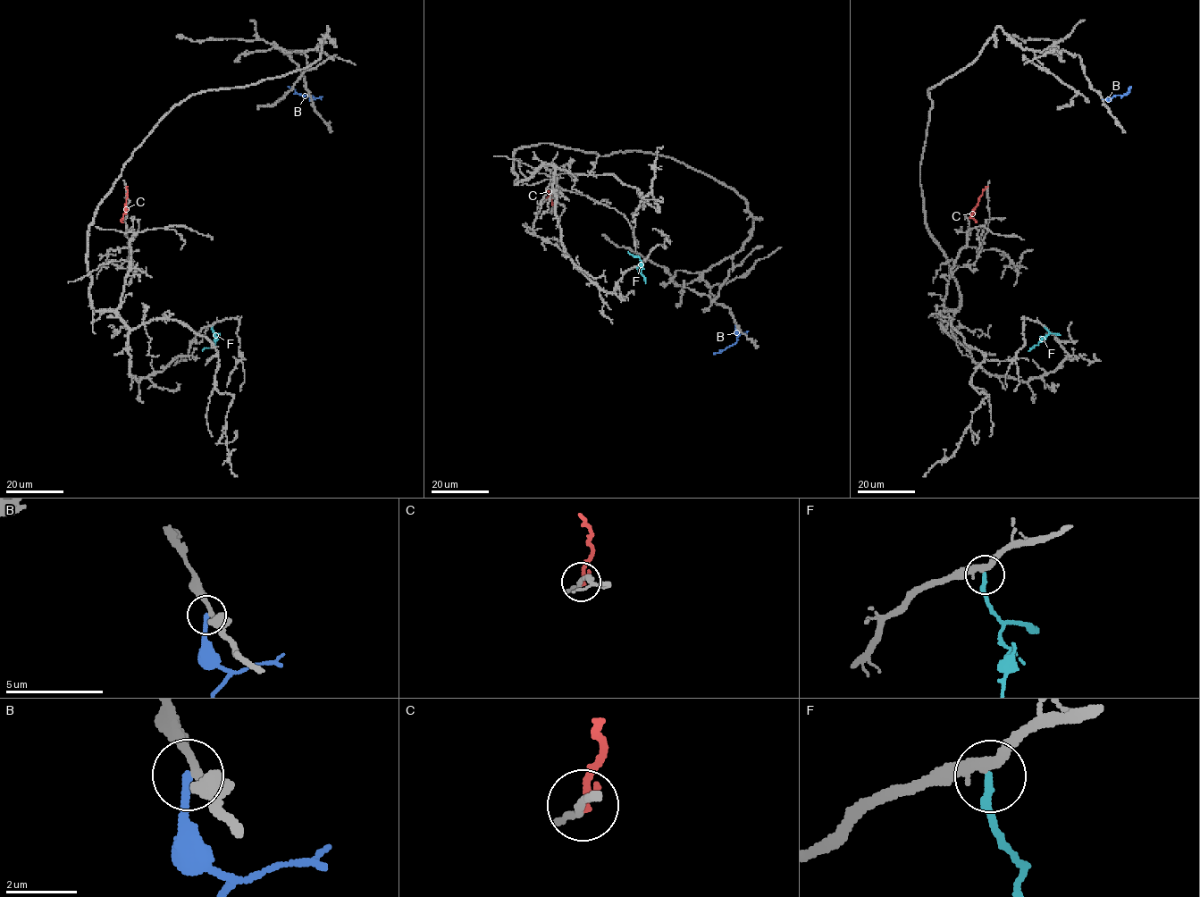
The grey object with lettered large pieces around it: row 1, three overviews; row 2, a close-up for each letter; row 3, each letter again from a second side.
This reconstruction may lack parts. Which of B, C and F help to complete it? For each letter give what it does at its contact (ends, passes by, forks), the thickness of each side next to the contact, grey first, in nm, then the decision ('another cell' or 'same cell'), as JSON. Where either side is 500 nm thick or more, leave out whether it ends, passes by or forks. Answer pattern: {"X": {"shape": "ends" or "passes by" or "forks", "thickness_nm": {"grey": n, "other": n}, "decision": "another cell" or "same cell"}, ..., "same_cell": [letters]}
{"B": {"shape": "ends", "thickness_nm": {"grey": 220, "other": 220}, "decision": "another cell"}, "C": {"shape": "ends", "thickness_nm": {"grey": 150, "other": 220}, "decision": "another cell"}, "F": {"shape": "ends", "thickness_nm": {"grey": 320, "other": 200}, "decision": "same cell"}, "same_cell": ["F"]}

